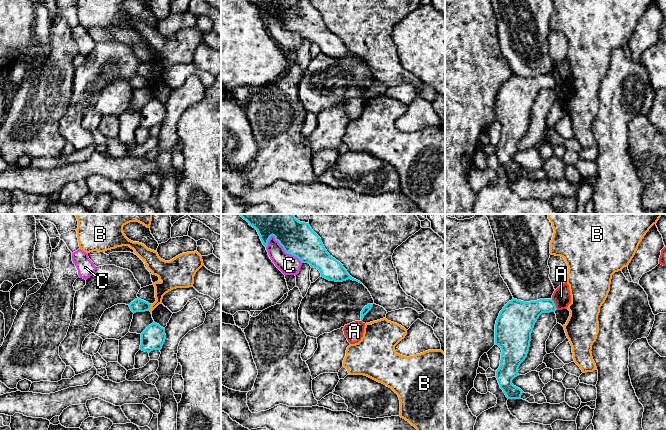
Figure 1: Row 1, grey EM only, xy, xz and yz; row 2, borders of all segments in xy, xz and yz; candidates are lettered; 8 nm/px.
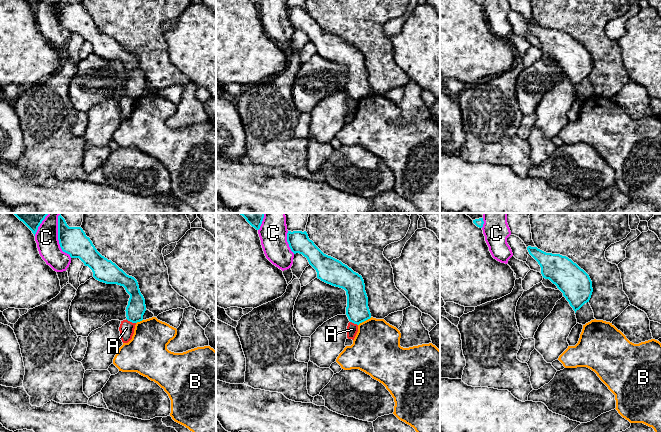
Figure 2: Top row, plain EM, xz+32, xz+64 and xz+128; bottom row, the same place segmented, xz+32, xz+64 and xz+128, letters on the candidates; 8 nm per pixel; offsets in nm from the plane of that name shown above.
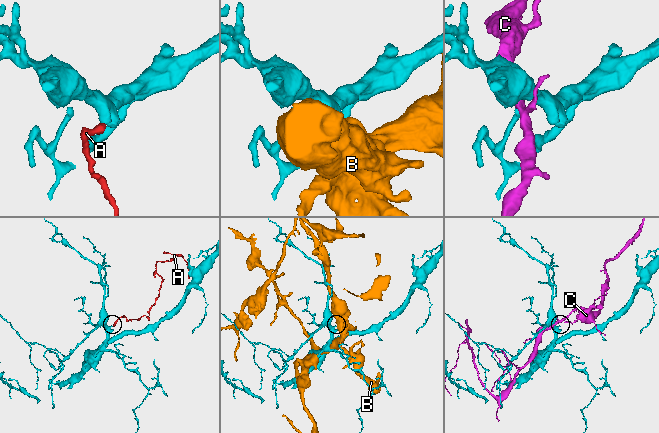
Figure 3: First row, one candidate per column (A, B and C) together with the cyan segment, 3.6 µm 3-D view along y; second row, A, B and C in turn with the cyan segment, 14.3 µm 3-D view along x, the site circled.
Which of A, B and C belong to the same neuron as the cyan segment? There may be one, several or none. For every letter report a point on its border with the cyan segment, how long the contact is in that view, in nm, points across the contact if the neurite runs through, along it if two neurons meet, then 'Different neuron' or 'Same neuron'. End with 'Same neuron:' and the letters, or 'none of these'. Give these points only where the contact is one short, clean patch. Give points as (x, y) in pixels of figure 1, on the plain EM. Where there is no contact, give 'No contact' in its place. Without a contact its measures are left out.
A: Touches cyan at yz (554, 80). Shared border 100 nm. Boundary: yz (551, 75), (557, 85). Different neuron
B: Touches cyan at xy (150, 82). Shared border 60 nm. Different neuron
C: Touches cyan at xz (284, 26). Shared border 340 nm. Different neuron
Same neuron: none of these

